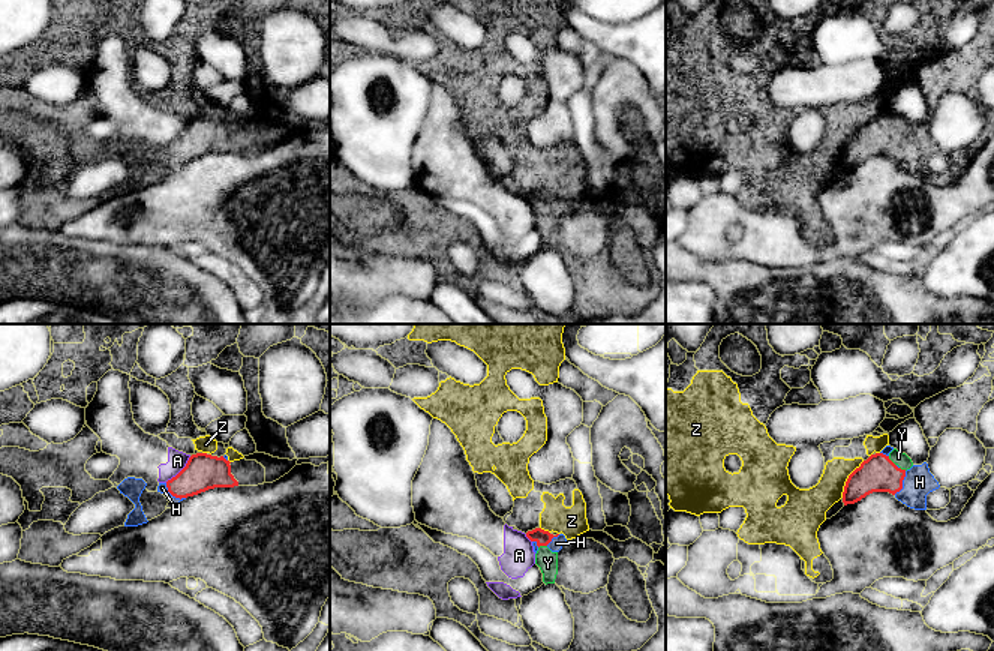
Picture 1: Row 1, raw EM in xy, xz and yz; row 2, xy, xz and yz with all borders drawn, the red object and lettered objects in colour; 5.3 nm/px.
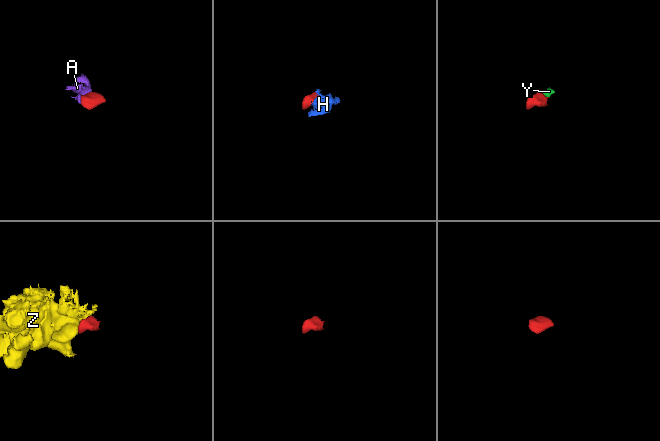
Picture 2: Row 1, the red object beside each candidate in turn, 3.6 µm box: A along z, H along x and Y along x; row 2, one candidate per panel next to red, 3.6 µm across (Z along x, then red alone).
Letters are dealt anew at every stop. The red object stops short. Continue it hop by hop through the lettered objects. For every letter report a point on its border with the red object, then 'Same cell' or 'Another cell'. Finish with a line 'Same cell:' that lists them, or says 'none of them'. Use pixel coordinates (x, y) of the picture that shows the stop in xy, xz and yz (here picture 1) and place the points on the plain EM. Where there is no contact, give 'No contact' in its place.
A: Touches red at xy (180, 135). Another cell
H: Touches red at xy (173, 159). Same cell
Y: Touches red at yz (891, 125). Same cell
Z: Touches red at yz (847, 143). Another cell
Same cell: H, Y

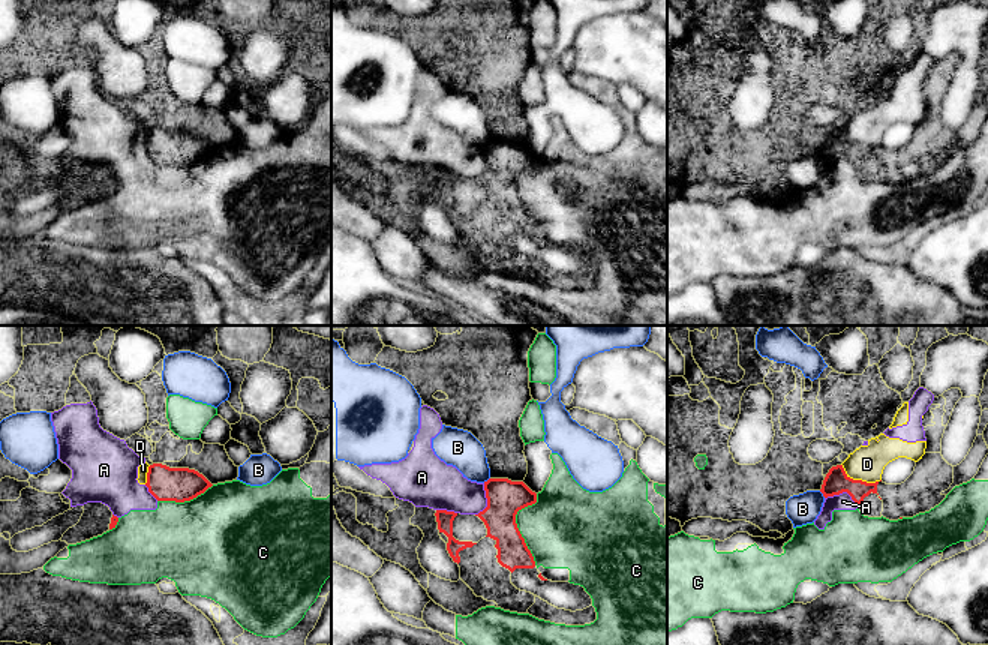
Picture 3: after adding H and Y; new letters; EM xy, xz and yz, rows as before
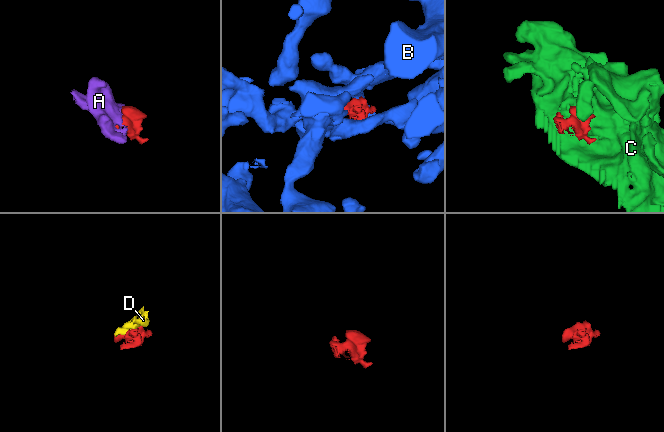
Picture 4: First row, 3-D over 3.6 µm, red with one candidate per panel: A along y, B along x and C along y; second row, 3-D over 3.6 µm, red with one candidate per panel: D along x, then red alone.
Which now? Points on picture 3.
A: Touches red at xz (488, 164). Another cell
B: Touches red at yz (822, 156). Another cell
C: Touches red at xz (516, 189). Another cell
D: Touches red at yz (859, 144). Another cell
Same cell: none of them

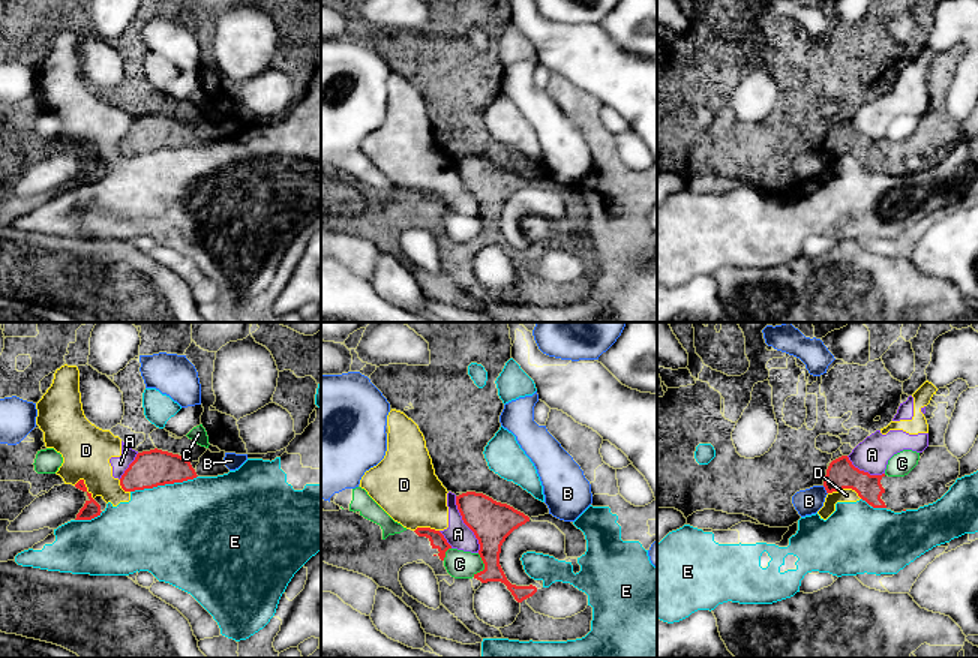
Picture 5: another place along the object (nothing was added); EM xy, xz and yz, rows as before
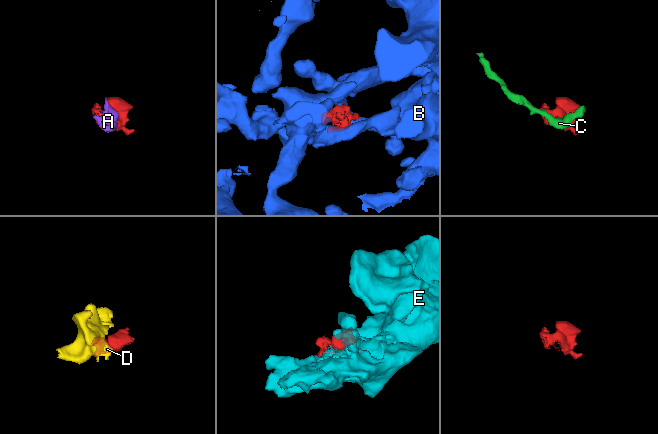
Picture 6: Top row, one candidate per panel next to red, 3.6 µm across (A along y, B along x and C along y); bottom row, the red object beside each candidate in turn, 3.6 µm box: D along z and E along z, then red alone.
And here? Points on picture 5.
A: Touches red at xz (465, 188). Another cell
B: Touches red at yz (825, 153). Another cell
C: Touches red at xz (485, 231). Another cell
D: Touches red at yz (845, 152). Another cell
E: Touches red at xy (164, 149). Another cell
Same cell: none of them

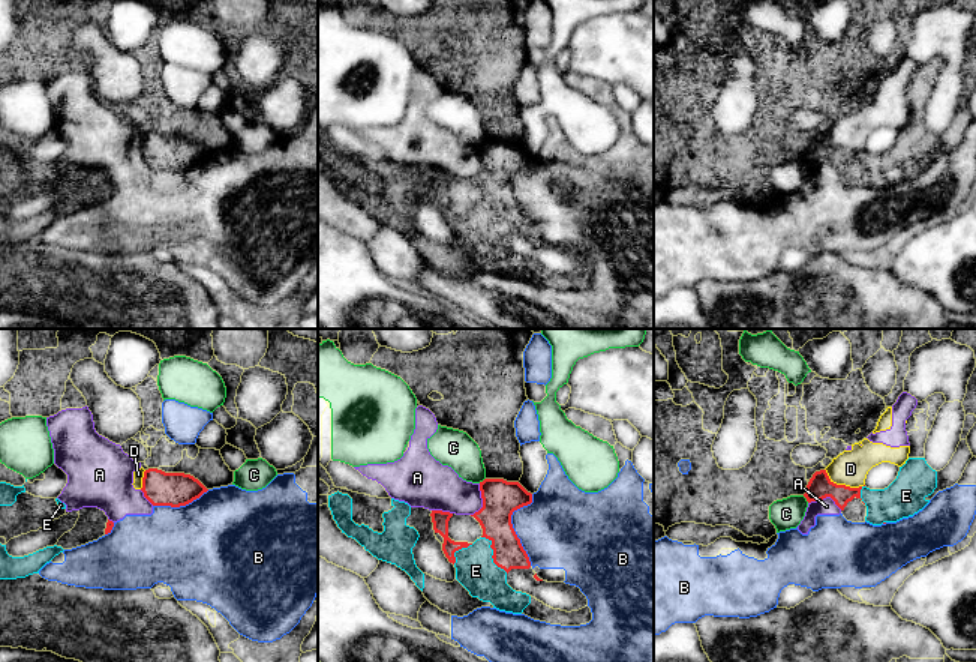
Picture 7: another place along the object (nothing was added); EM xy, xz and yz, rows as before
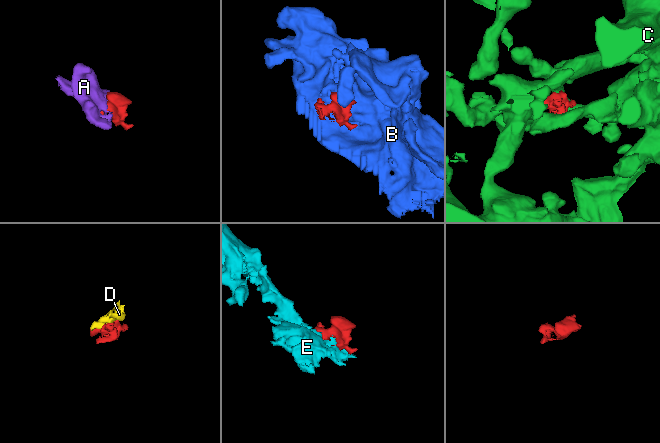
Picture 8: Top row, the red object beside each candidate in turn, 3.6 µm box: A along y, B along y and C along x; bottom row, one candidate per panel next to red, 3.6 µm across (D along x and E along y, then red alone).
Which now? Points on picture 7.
A: Touches red at xz (483, 164). Another cell
B: Touches red at xz (511, 189). Another cell
C: Touches red at yz (805, 161). Another cell
D: Touches red at yz (843, 149). Another cell
E: Touches red at xz (493, 218). Same cell
Same cell: E

